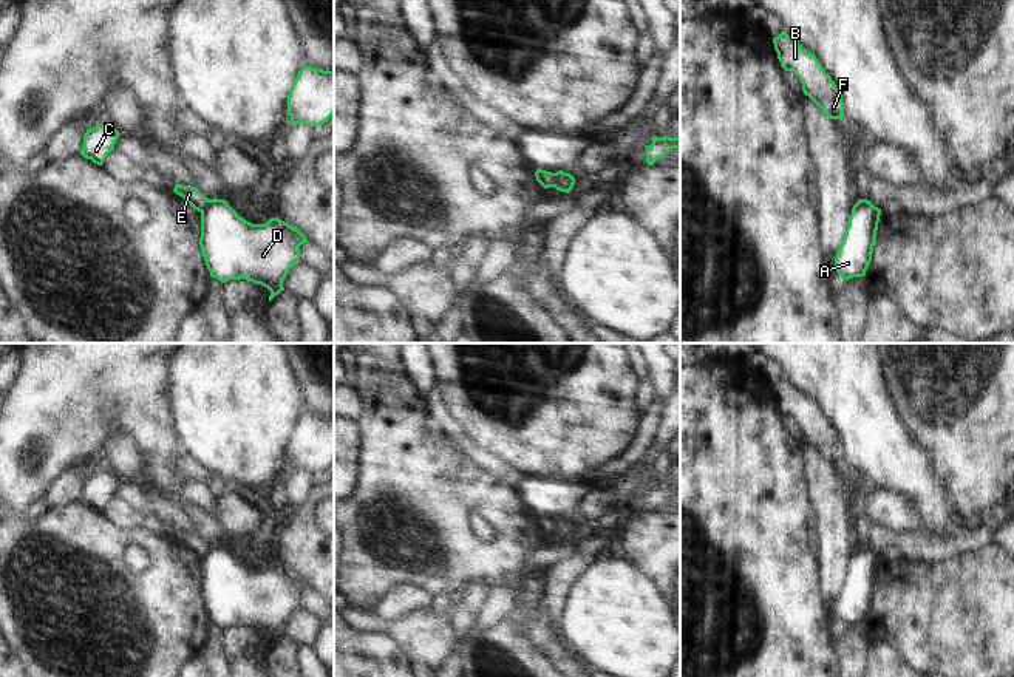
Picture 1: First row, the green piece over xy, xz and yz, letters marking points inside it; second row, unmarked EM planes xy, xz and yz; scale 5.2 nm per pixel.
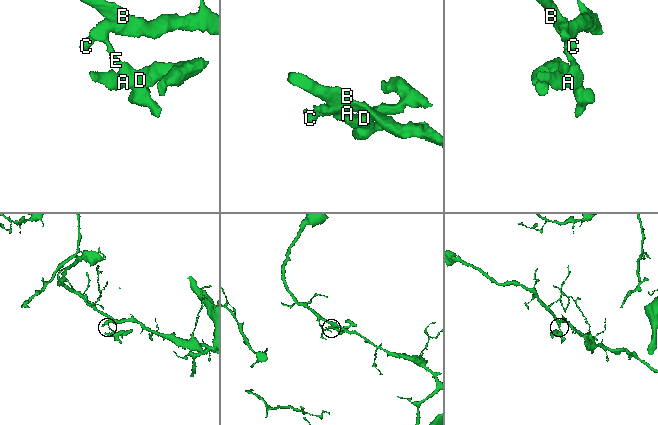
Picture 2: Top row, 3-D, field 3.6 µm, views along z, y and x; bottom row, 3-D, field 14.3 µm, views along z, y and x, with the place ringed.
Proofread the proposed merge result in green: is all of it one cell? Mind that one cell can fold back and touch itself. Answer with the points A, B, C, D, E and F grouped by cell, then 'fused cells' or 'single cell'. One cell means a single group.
A D / B C E F; fused cells

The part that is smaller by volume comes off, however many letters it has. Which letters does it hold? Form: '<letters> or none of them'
A, D

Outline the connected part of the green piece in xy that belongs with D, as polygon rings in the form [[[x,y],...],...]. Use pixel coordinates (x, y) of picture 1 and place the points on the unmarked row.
[[[210,546],[201,558],[199,592],[210,623],[226,629],[244,624],[271,637],[269,648],[278,641],[289,615],[301,609],[300,592],[306,583],[288,569],[271,564],[266,570],[252,570],[241,564],[224,546]]]

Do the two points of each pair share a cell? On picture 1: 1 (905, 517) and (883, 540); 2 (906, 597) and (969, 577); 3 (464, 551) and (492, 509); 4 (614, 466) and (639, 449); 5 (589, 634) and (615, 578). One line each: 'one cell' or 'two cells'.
1: two cells
2: one cell
3: one cell
4: one cell
5: one cell

